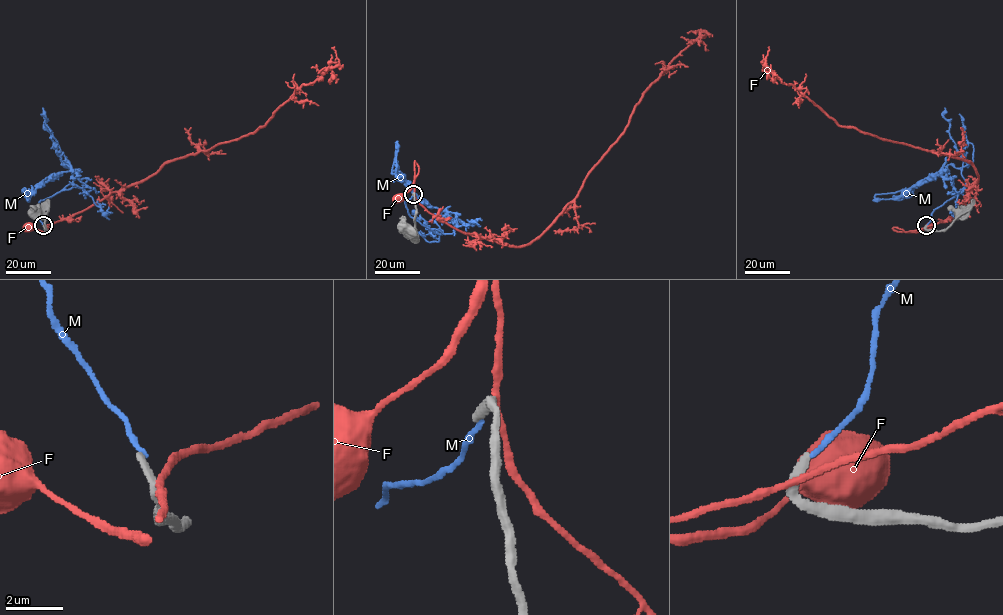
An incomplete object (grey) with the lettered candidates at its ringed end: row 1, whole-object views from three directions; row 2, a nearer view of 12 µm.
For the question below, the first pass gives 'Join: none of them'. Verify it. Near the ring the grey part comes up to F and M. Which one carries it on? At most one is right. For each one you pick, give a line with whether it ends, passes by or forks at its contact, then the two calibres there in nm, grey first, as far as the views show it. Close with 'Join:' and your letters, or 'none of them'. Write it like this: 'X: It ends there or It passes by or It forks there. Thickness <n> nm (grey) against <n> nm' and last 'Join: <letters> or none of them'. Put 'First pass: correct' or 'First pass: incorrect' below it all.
Join: none of them
First pass: correct

